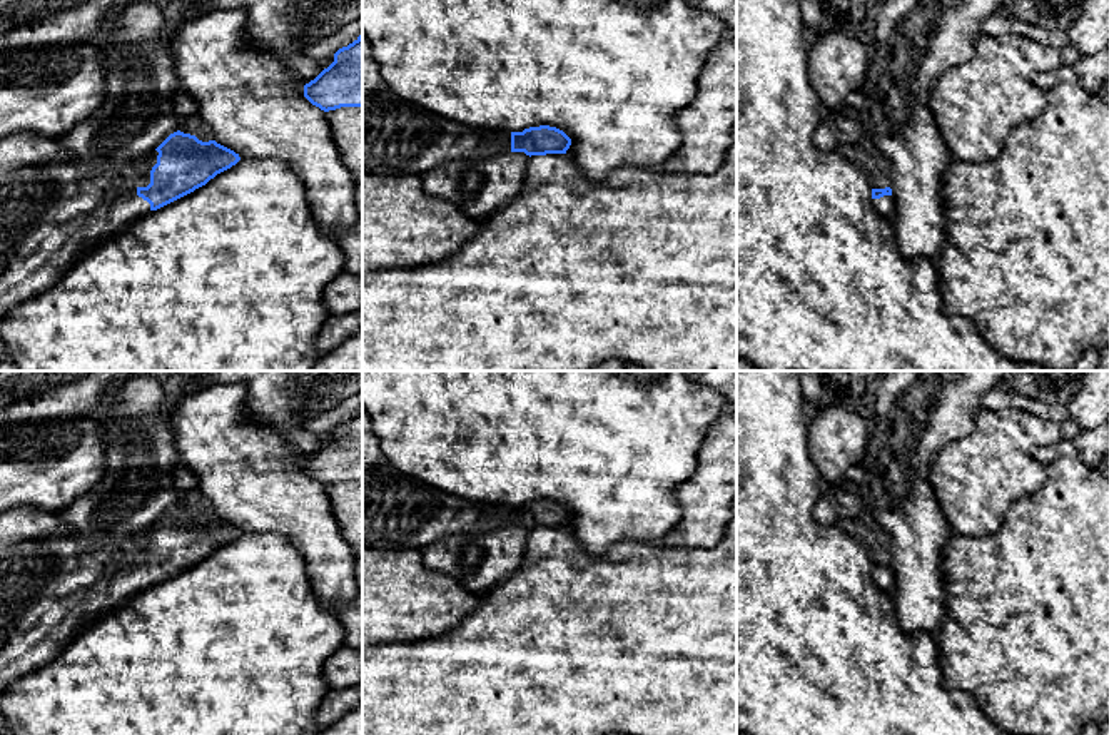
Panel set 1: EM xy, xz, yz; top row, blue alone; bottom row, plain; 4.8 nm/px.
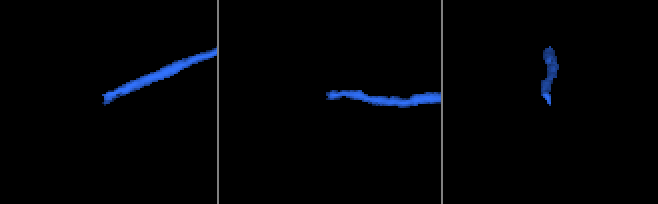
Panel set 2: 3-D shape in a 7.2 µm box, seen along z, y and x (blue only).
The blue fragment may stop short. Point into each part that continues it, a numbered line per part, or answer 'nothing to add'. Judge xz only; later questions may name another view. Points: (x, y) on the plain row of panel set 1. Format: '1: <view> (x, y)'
1: xz (400, 511)

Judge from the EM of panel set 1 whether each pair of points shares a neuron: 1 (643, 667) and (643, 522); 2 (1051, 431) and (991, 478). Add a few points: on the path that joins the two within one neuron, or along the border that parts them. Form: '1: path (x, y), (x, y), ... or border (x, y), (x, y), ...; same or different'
1: border (657, 542), (618, 542), (605, 552); different
2: path (1036, 433), (1006, 463); same

